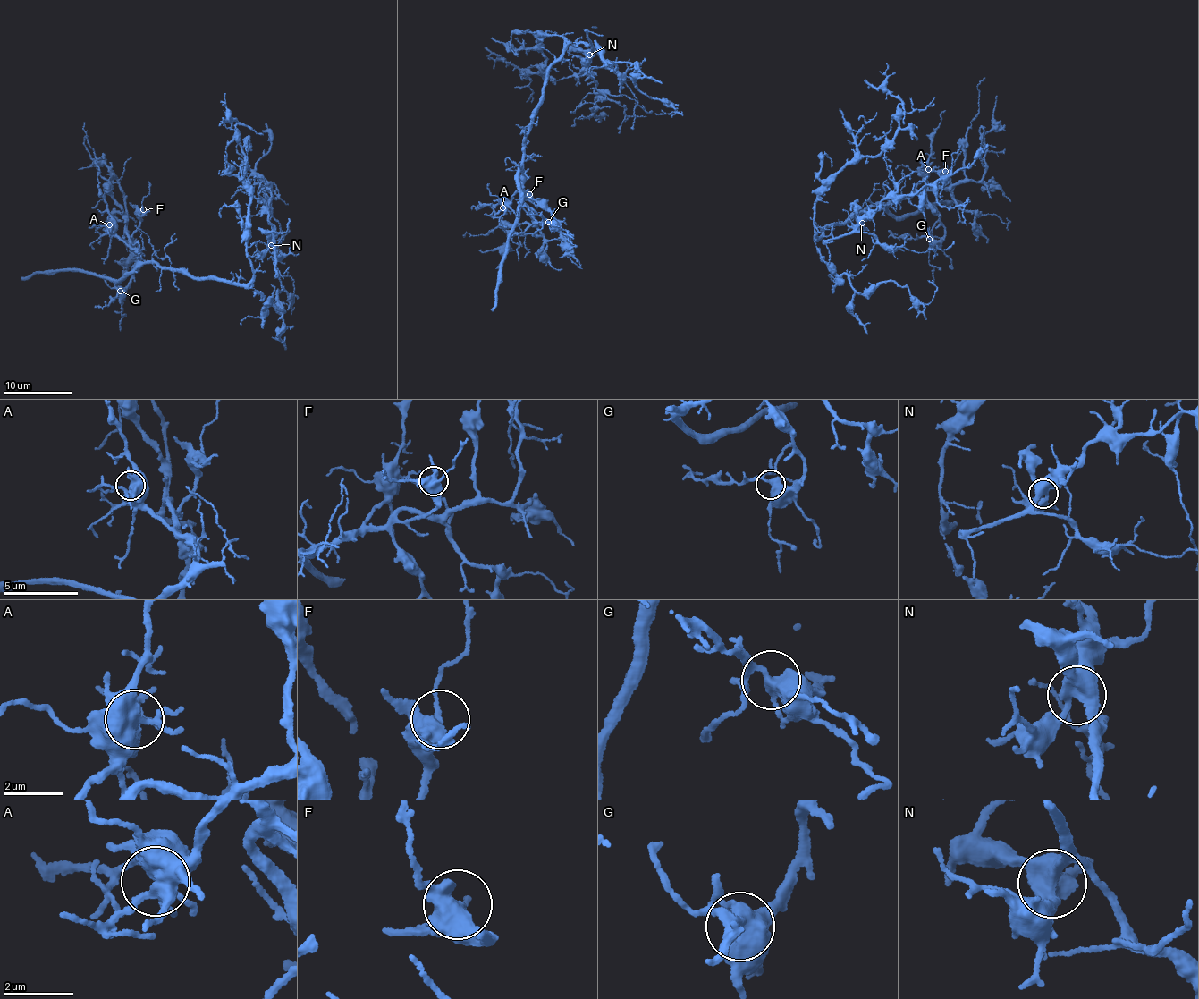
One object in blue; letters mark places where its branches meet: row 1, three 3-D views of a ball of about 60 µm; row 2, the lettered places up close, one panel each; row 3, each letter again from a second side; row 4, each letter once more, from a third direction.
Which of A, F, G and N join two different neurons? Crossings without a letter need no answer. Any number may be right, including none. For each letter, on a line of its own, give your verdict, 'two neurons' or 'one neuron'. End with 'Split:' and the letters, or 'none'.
A: one neuron
F: one neuron
G: one neuron
N: one neuron
Split: none

